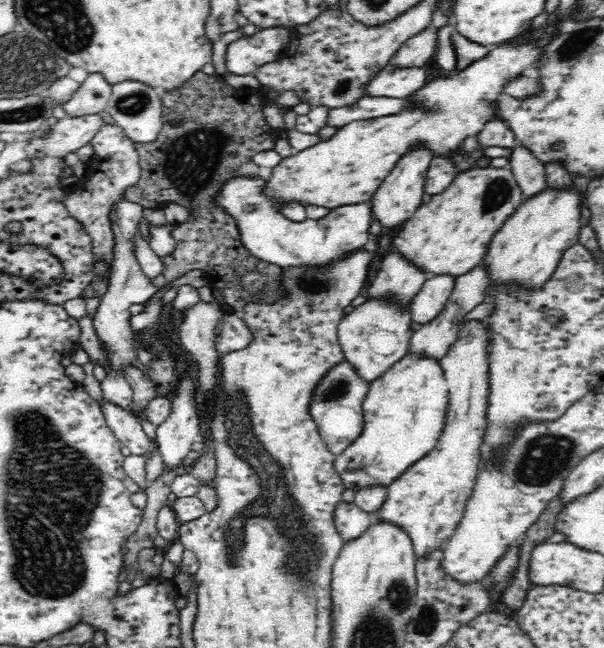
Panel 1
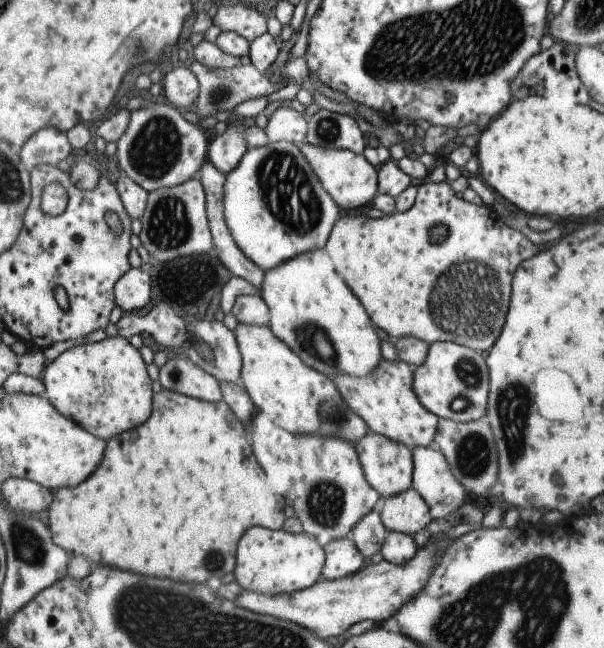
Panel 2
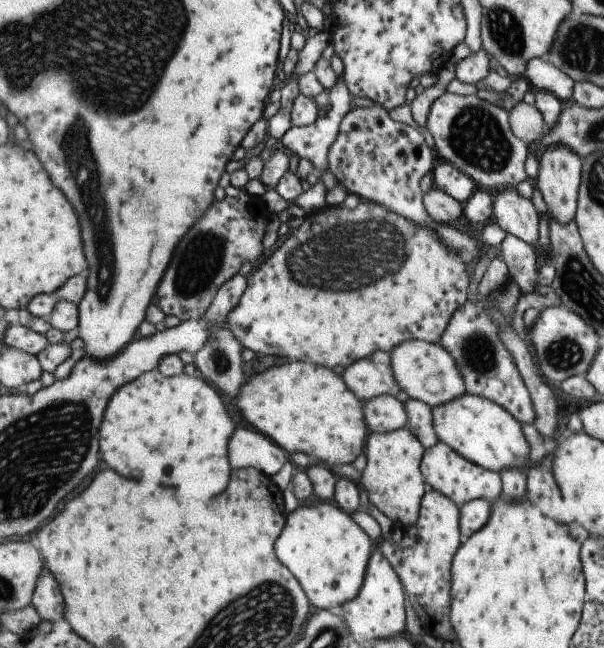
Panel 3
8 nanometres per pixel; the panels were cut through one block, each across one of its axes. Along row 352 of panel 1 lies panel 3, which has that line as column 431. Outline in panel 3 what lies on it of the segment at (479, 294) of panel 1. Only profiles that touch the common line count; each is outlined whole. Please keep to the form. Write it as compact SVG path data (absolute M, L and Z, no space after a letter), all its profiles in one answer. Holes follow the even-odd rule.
M409 398L403 403L408 414L408 428L414 431L426 448L431 448L440 441L434 427L432 408L422 400Z

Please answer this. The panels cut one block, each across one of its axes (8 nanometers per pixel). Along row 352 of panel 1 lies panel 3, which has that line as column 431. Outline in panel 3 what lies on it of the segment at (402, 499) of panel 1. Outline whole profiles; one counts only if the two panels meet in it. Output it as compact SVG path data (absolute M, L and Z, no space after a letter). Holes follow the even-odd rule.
M441 441L426 449L422 462L422 473L429 488L446 494L453 502L458 503L460 508L475 499L493 502L502 496L503 482L501 482L499 472L471 462L447 443Z

